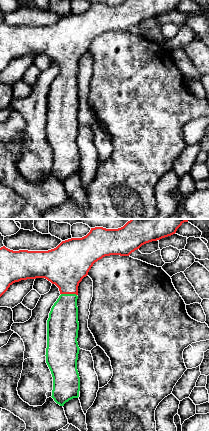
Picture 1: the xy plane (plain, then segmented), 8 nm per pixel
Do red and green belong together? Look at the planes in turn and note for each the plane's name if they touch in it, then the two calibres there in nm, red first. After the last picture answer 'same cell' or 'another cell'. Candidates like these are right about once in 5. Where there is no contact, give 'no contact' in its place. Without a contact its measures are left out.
contact in xy; calibres 340 and 240 nm

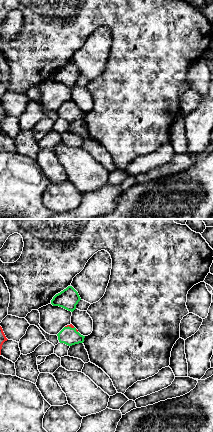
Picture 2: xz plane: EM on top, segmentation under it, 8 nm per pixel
contact in xz; calibres 20 and 140 nm

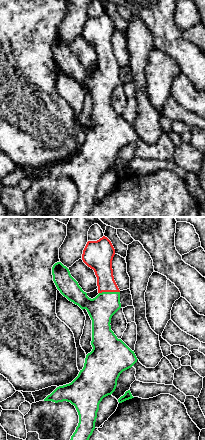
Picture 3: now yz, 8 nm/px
contact in yz; calibres 180 and 200 nm

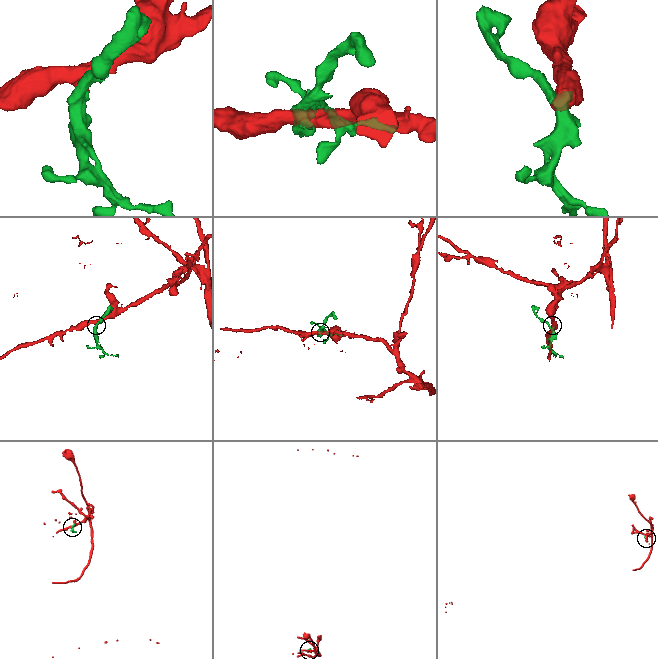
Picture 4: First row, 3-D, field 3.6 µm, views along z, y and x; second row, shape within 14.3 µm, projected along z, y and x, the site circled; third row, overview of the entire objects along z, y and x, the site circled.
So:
same cell

